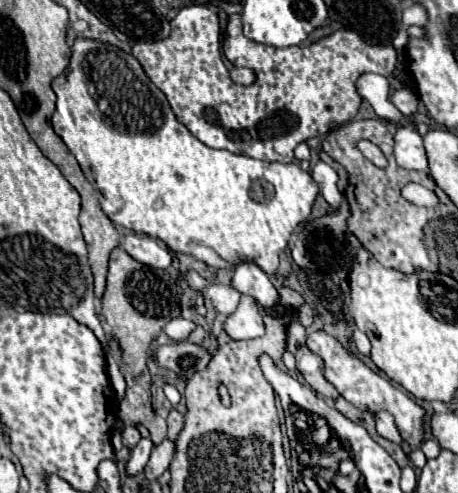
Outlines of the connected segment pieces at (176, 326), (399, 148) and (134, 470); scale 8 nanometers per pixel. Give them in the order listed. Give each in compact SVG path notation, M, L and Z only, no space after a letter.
M176 317L176 319L172 319L168 325L166 325L166 335L170 337L170 339L174 339L174 341L182 341L182 339L186 339L188 335L190 335L190 331L194 329L196 325L190 321L190 319L184 319L184 317Z
M398 127L396 131L396 163L402 169L428 173L428 161L422 145L422 137L414 129Z
M140 439L140 441L132 447L130 457L128 457L128 463L126 463L126 475L128 475L128 477L136 477L138 473L144 471L152 447L154 447L154 445L152 445L150 439Z

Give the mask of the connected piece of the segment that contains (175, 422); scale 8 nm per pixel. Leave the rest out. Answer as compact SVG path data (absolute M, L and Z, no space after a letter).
M172 409L168 415L168 439L175 441L178 437L178 433L182 431L184 427L184 415L176 409Z

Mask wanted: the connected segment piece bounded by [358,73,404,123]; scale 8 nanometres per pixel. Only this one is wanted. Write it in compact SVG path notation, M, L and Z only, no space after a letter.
M364 73L358 79L358 93L372 105L372 109L376 111L376 115L384 121L392 121L392 123L400 123L404 119L404 113L400 113L388 99L388 83L384 79L374 81L374 73Z

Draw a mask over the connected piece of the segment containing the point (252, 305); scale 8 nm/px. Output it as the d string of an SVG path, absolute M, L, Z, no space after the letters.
M242 295L236 313L226 317L222 329L234 341L256 339L256 337L264 335L264 321L260 317L260 307L256 305L256 301L252 297L248 297L248 295Z

